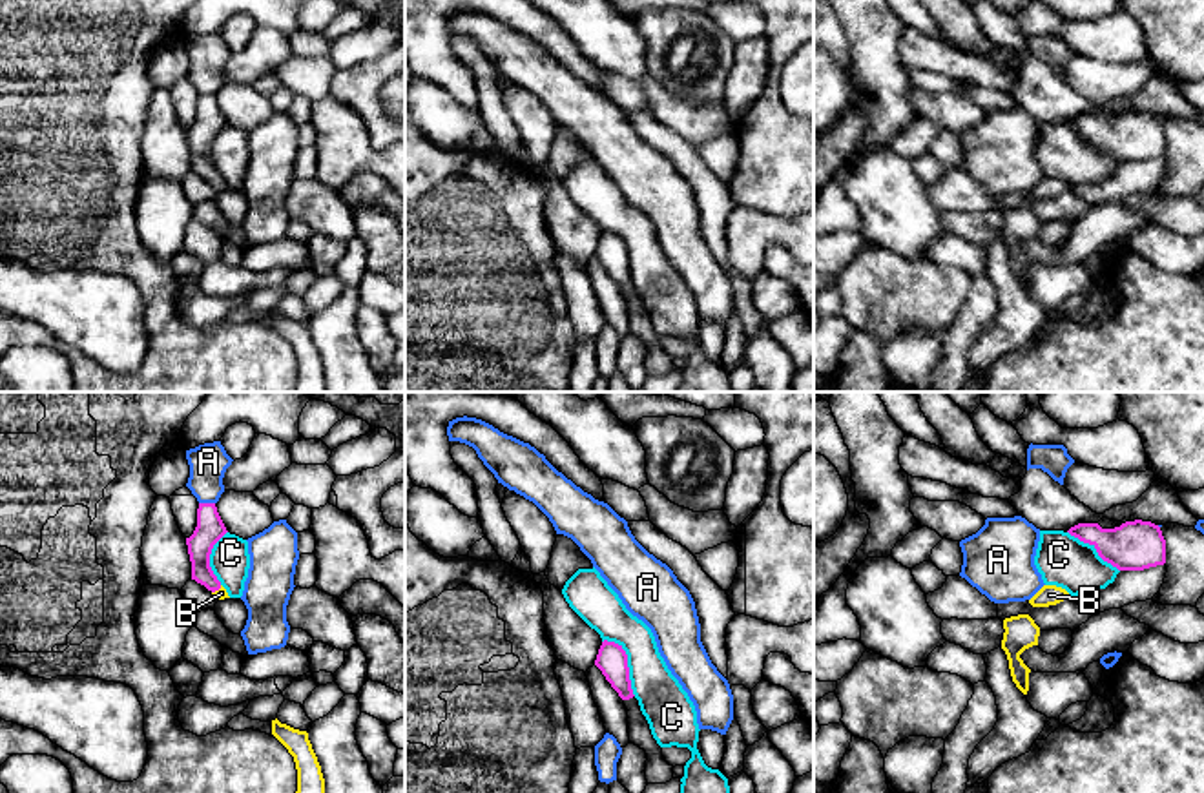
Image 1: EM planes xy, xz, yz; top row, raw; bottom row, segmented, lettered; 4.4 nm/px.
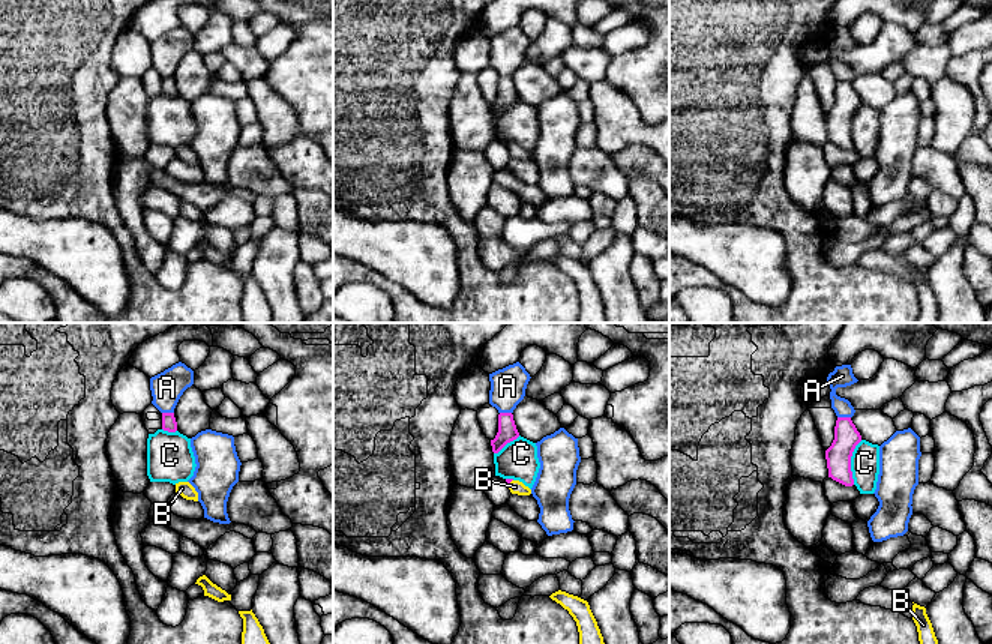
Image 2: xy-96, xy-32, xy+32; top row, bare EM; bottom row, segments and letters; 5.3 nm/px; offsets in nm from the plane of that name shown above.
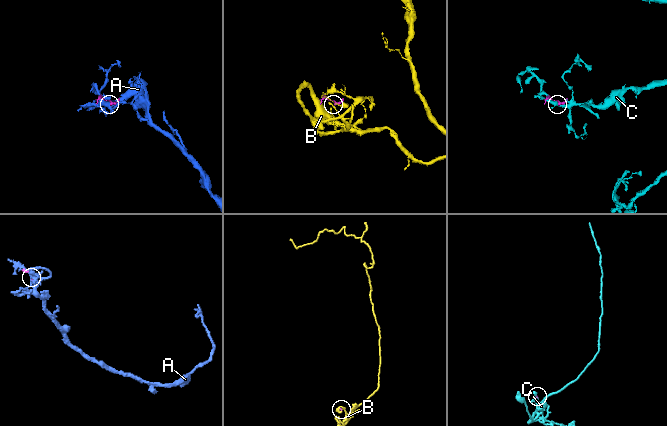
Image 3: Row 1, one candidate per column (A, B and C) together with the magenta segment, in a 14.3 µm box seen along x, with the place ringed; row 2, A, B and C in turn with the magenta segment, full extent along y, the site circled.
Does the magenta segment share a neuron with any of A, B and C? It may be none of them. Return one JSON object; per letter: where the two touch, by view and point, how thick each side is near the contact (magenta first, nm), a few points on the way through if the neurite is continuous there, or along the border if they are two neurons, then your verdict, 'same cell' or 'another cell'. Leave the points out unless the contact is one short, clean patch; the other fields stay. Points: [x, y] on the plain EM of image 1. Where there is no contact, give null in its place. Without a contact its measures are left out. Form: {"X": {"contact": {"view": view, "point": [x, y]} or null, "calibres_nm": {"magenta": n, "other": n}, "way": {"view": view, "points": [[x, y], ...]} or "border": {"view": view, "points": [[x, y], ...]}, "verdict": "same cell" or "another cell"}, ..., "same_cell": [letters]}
{"A": {"contact": {"view": "xy", "point": [207, 95]}, "calibres_nm": {"magenta": 120, "other": 170}, "verdict": "another cell"}, "B": {"contact": {"view": "xy", "point": [216, 181]}, "calibres_nm": {"magenta": 110, "other": 50}, "way": {"view": "xy", "points": [[207, 126], [201, 164], [216, 181], [221, 185]]}, "verdict": "same cell"}, "C": {"contact": {"view": "xz", "point": [626, 256]}, "calibres_nm": {"magenta": 140, "other": 200}, "verdict": "another cell"}, "same_cell": ["B"]}

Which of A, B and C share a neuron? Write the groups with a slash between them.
A / B / C

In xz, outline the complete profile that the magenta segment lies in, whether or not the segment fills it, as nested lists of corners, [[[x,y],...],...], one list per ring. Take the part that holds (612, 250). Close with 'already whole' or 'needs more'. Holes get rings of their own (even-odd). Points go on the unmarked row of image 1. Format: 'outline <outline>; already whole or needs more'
outline [[[604,232],[595,257],[602,263],[611,279],[618,284],[622,292],[633,290],[628,246],[622,237]]]; already whole

